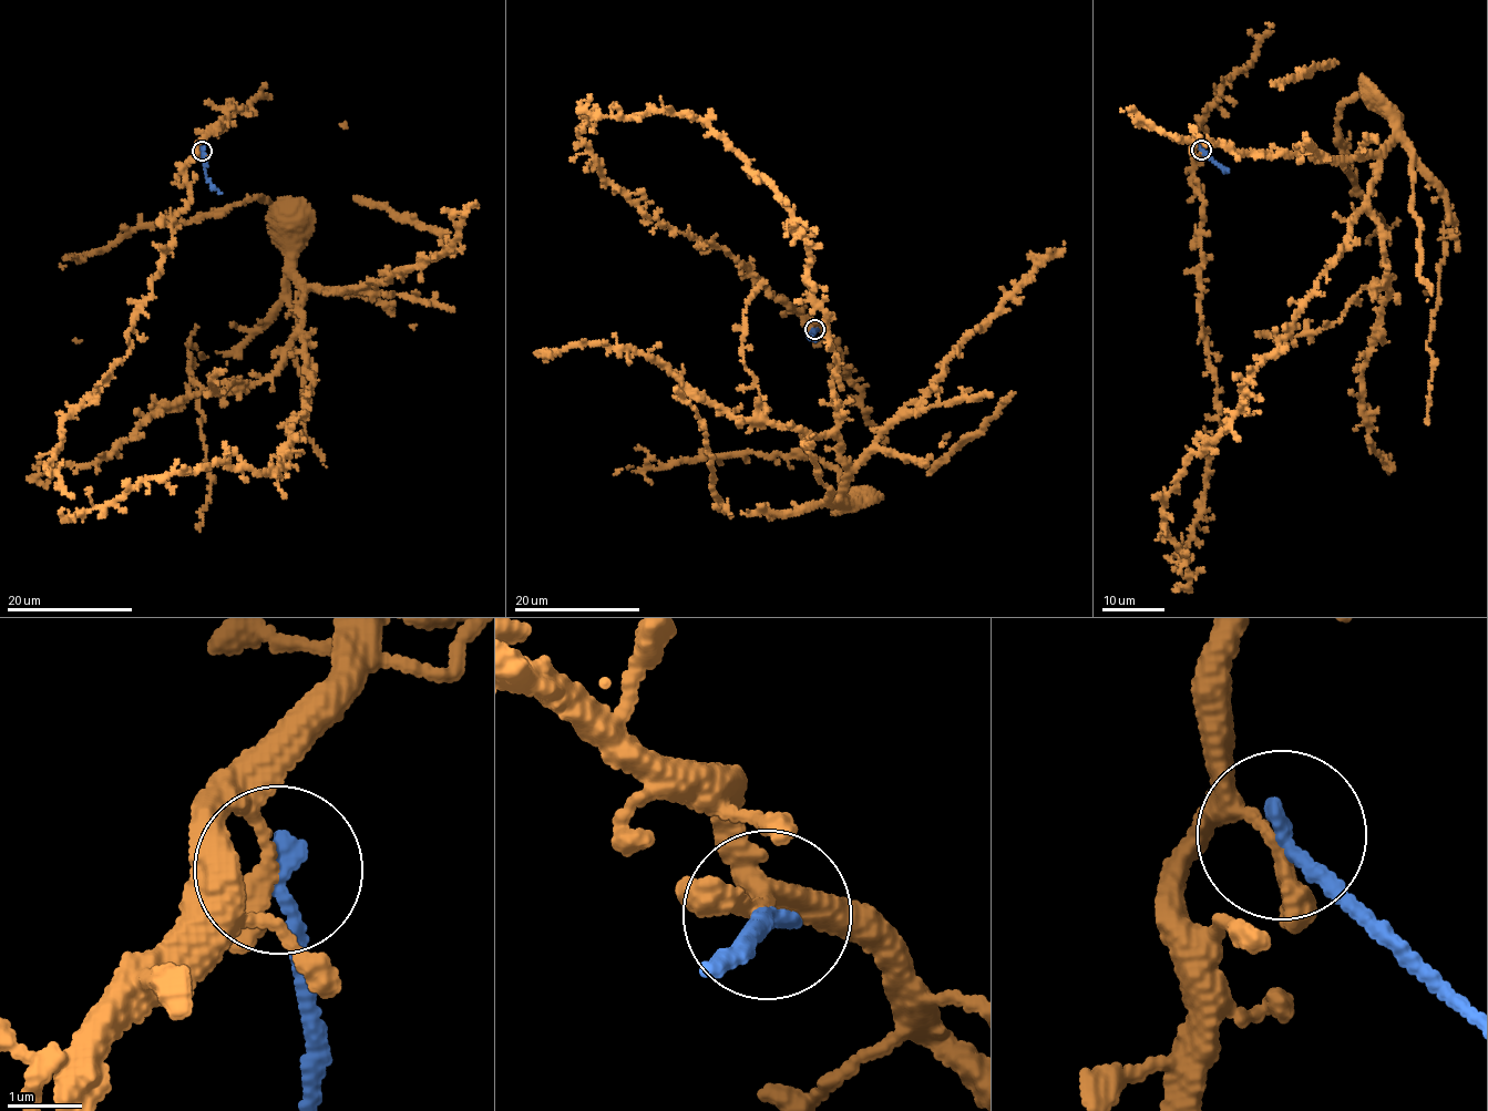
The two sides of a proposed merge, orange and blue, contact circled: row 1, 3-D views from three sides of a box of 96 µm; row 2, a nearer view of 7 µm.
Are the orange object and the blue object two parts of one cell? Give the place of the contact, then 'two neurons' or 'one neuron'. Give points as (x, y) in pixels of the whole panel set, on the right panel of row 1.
(1201, 150) | two neurons

